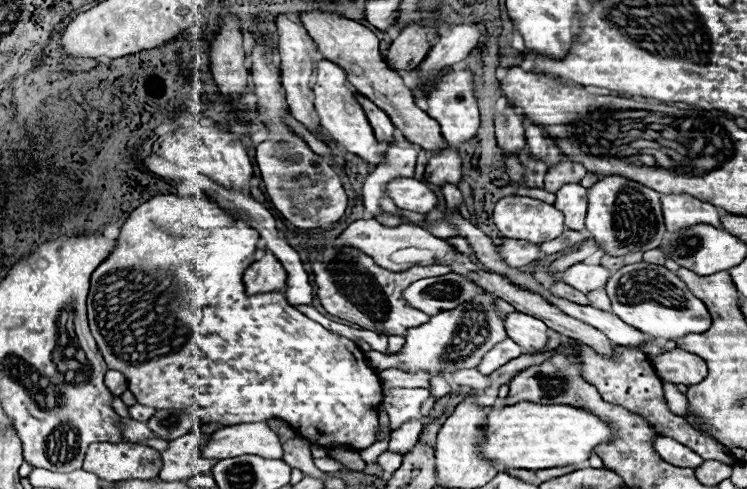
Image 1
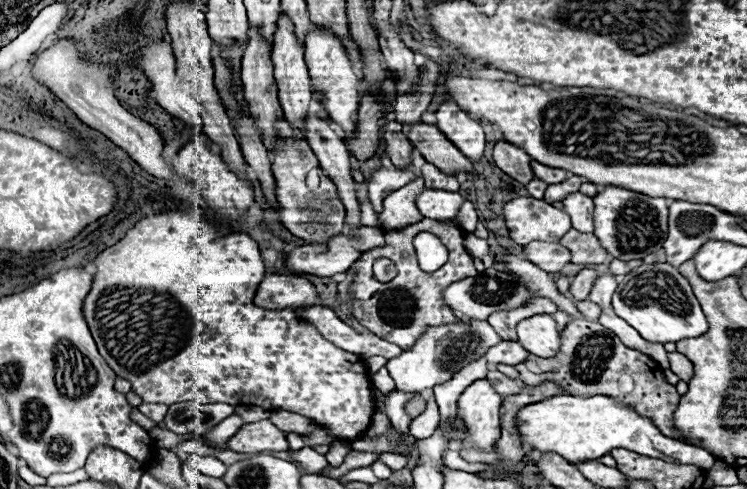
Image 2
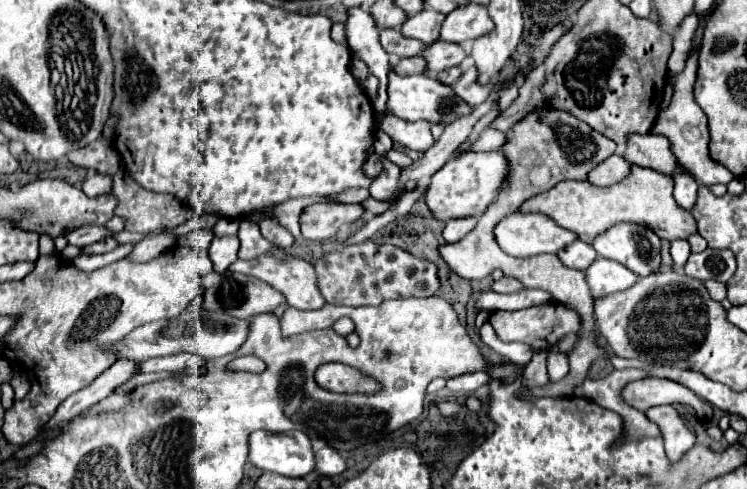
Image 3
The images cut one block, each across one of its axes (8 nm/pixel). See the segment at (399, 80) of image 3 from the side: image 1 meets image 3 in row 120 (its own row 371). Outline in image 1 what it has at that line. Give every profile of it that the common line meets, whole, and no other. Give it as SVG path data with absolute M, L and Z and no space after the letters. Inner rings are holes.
M488 292L474 296L472 300L460 304L458 308L440 312L432 316L426 324L420 324L416 328L408 330L406 344L404 348L394 354L386 356L380 352L366 352L368 366L374 370L386 370L386 368L402 368L406 372L416 372L416 370L426 370L430 374L452 374L456 368L474 368L484 352L492 348L492 344L498 344L500 340L506 338L502 320L494 308L496 298Z

